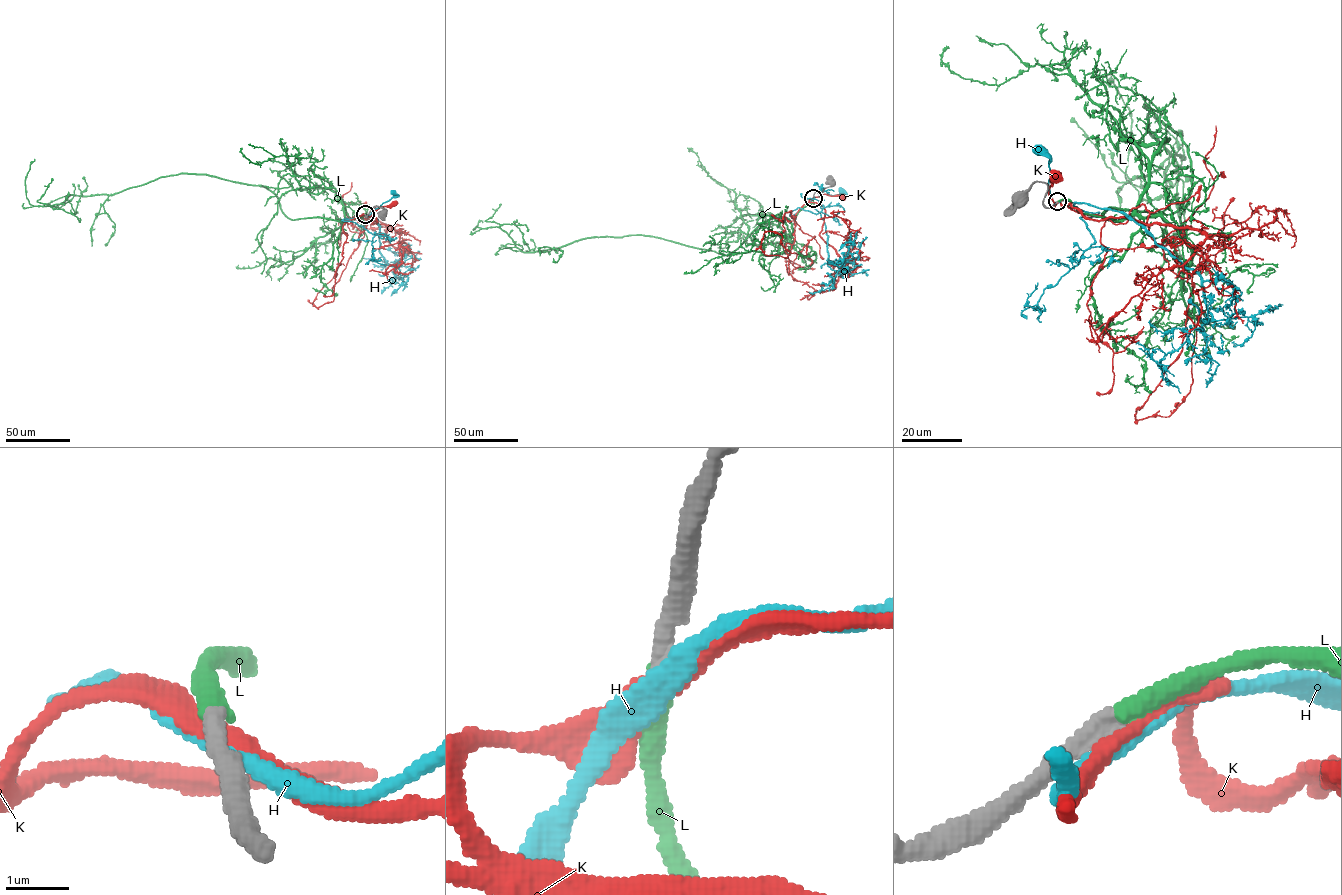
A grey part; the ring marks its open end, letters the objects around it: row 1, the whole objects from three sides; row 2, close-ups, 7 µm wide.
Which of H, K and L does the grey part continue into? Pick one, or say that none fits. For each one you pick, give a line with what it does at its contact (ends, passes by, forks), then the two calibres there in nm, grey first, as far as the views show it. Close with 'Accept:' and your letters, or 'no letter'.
L: It ends there. Thickness 340 nm (grey) against 360 nm
Accept: L

